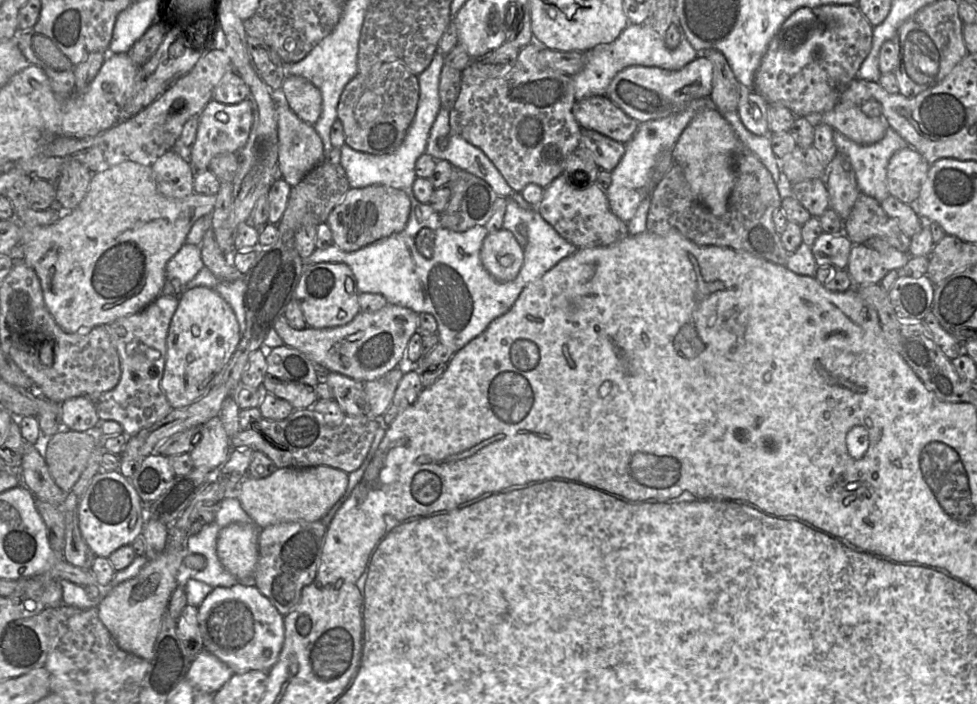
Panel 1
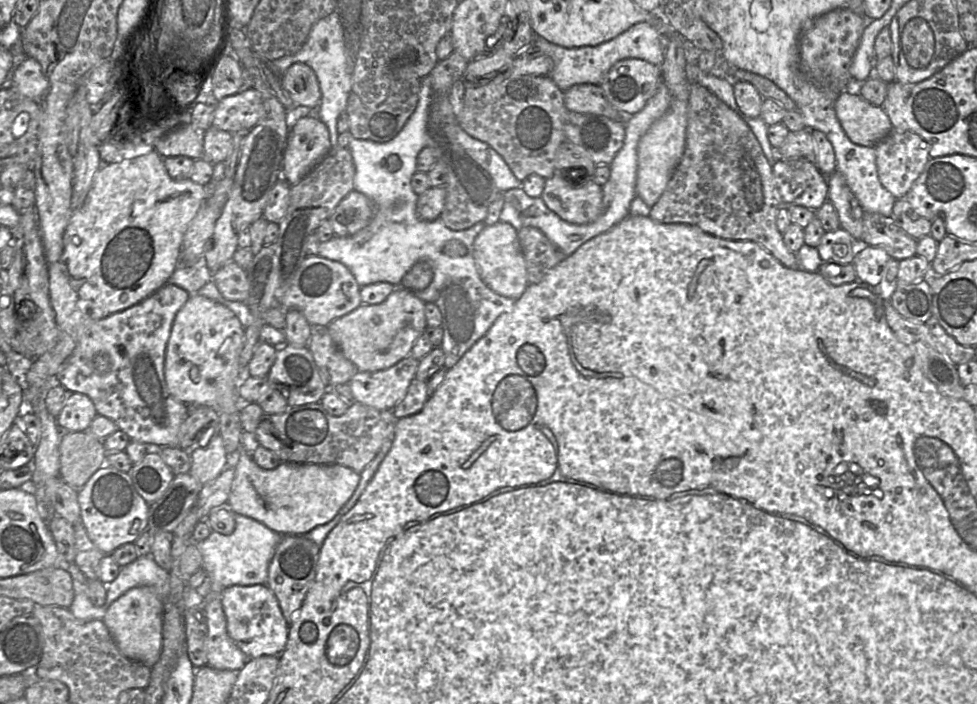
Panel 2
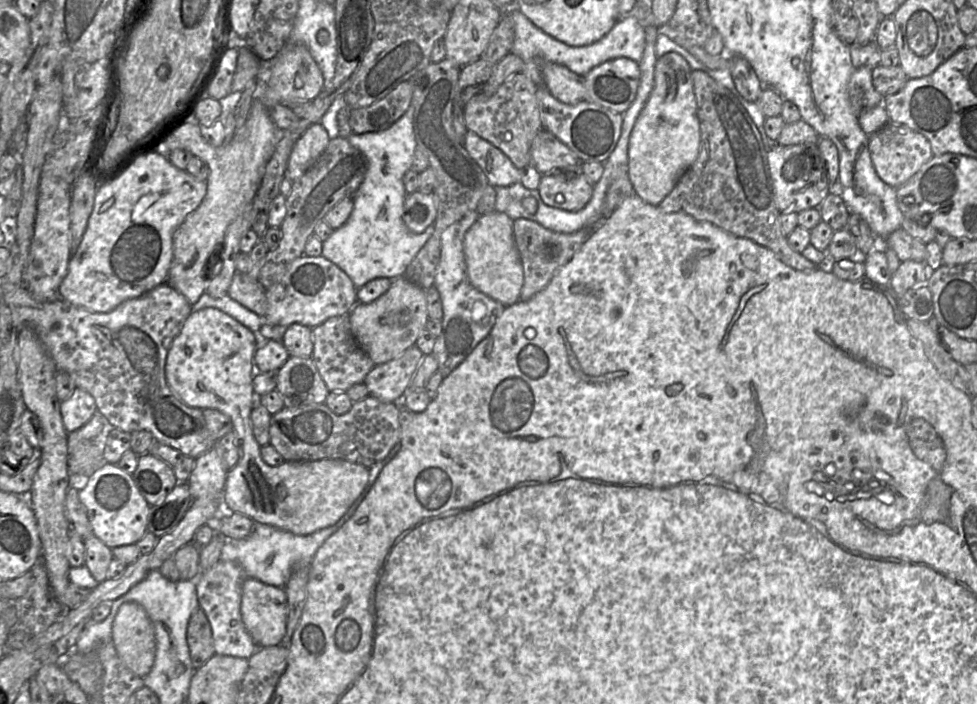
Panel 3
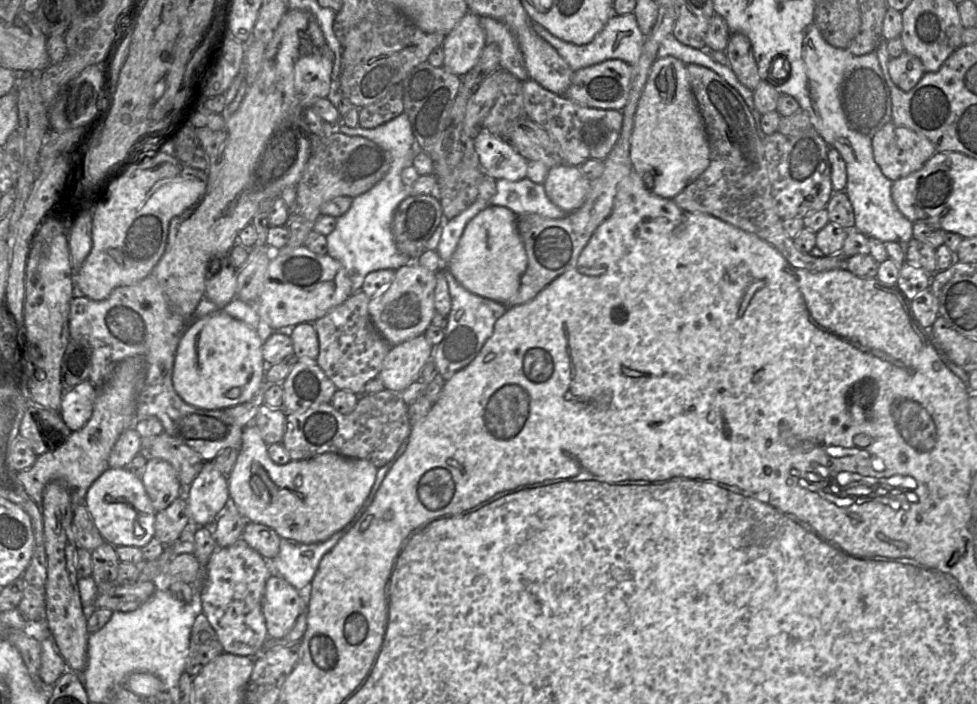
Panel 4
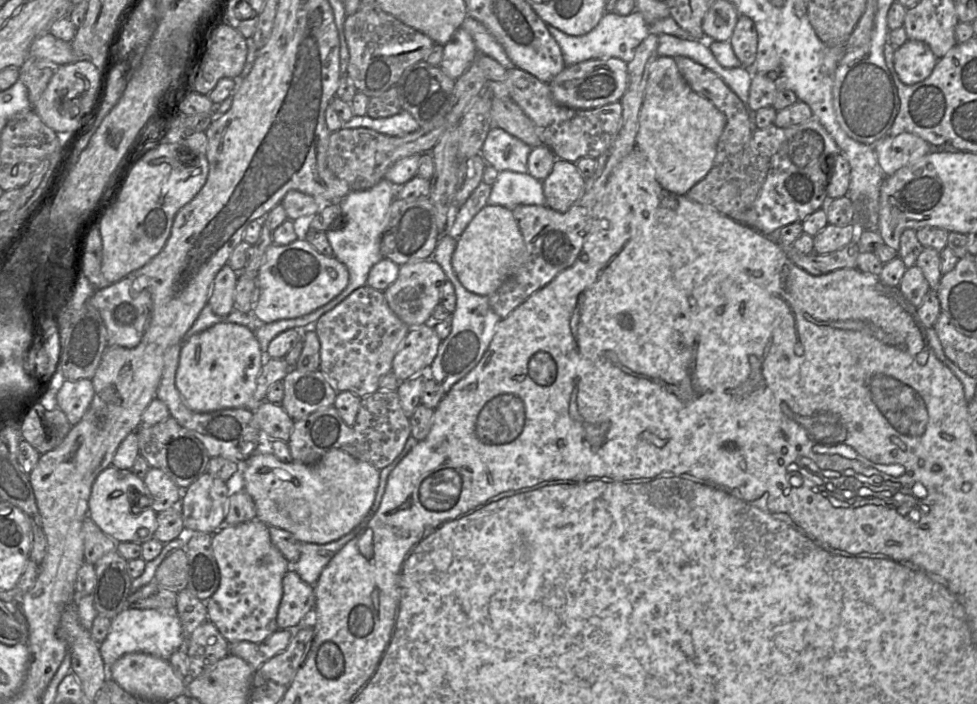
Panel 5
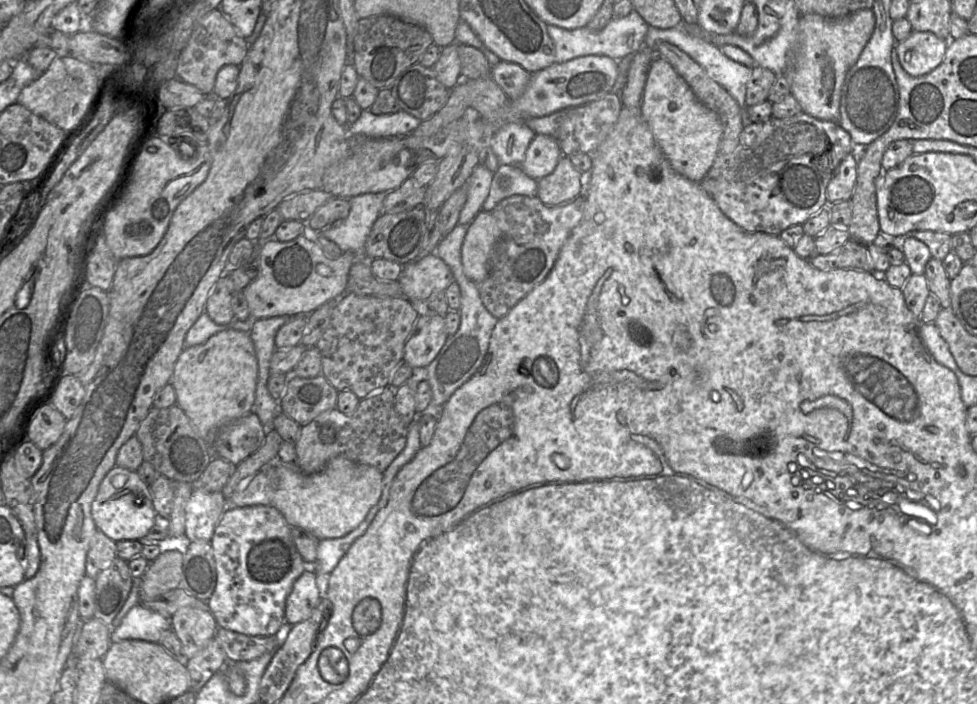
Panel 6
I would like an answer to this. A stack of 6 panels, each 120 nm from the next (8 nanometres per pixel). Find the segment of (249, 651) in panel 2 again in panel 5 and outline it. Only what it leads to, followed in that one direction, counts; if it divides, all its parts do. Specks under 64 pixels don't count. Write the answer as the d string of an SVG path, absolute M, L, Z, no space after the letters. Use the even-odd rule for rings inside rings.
M289 569L282 579L282 597L276 613L278 629L296 629L315 619L314 586Z

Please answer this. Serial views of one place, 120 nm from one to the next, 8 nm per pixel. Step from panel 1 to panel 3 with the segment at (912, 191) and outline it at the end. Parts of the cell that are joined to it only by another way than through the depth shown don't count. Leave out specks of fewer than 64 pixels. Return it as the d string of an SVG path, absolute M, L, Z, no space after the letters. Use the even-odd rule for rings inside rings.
M891 122L869 136L869 151L877 175L893 188L898 188L907 182L934 156L926 137L905 125Z

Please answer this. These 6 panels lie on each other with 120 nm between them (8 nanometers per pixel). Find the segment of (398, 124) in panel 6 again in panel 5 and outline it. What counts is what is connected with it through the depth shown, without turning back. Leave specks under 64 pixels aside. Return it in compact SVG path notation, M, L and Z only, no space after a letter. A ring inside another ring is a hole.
M404 110L397 115L380 119L373 119L367 115L354 116L350 121L343 123L342 128L367 128L394 137L403 137L420 129L417 121Z

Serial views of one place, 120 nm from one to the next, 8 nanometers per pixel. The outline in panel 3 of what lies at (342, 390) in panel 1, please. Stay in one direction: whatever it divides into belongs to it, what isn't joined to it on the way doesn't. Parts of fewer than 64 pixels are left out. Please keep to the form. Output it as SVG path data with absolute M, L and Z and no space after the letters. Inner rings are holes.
M415 344L398 358L375 365L363 382L369 394L384 402L402 403L423 356Z

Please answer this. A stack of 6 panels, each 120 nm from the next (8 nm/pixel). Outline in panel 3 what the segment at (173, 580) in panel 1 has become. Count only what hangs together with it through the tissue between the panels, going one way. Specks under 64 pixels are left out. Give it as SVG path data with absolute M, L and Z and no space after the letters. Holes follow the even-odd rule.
M136 602L123 603L114 619L112 641L123 664L144 677L152 669L156 655L153 625L145 609Z

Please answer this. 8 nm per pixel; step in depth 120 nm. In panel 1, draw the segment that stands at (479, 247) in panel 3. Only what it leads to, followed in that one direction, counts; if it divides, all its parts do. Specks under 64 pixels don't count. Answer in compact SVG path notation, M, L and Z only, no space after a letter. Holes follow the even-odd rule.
M505 229L488 233L480 258L485 269L500 282L514 280L523 265L524 252L514 235Z

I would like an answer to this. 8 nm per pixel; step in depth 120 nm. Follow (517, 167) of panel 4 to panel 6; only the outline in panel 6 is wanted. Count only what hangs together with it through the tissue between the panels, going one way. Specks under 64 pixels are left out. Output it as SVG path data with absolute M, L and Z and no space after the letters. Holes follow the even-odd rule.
M509 122L499 127L489 141L489 147L500 165L519 166L535 133L524 122Z

